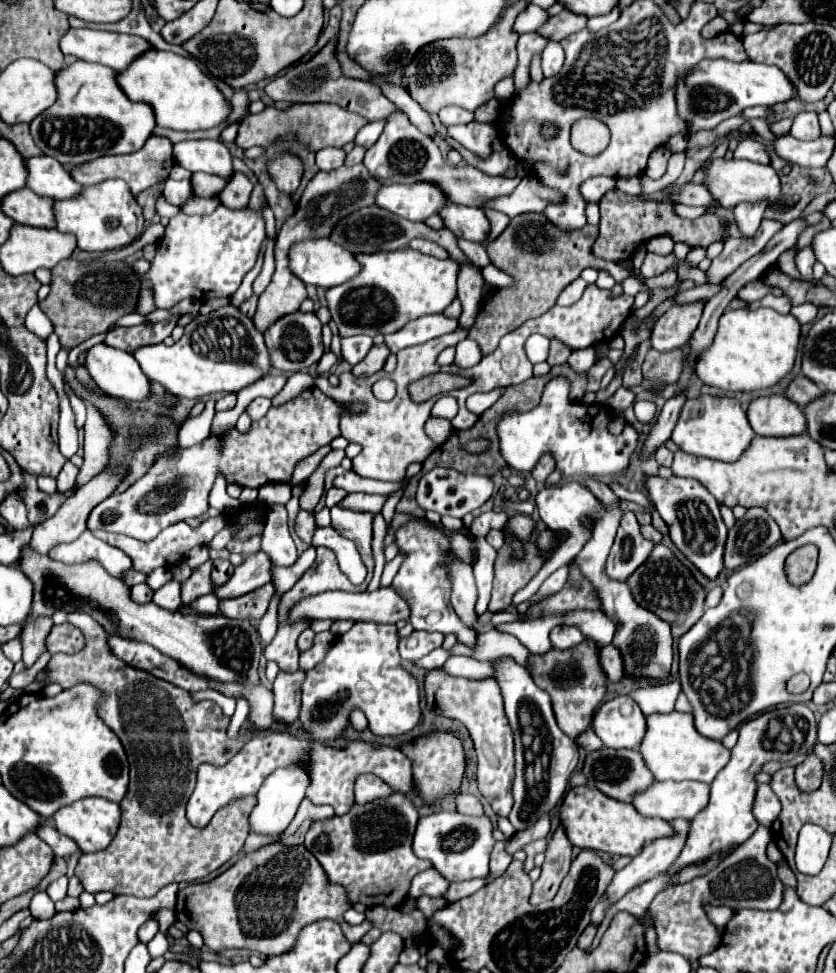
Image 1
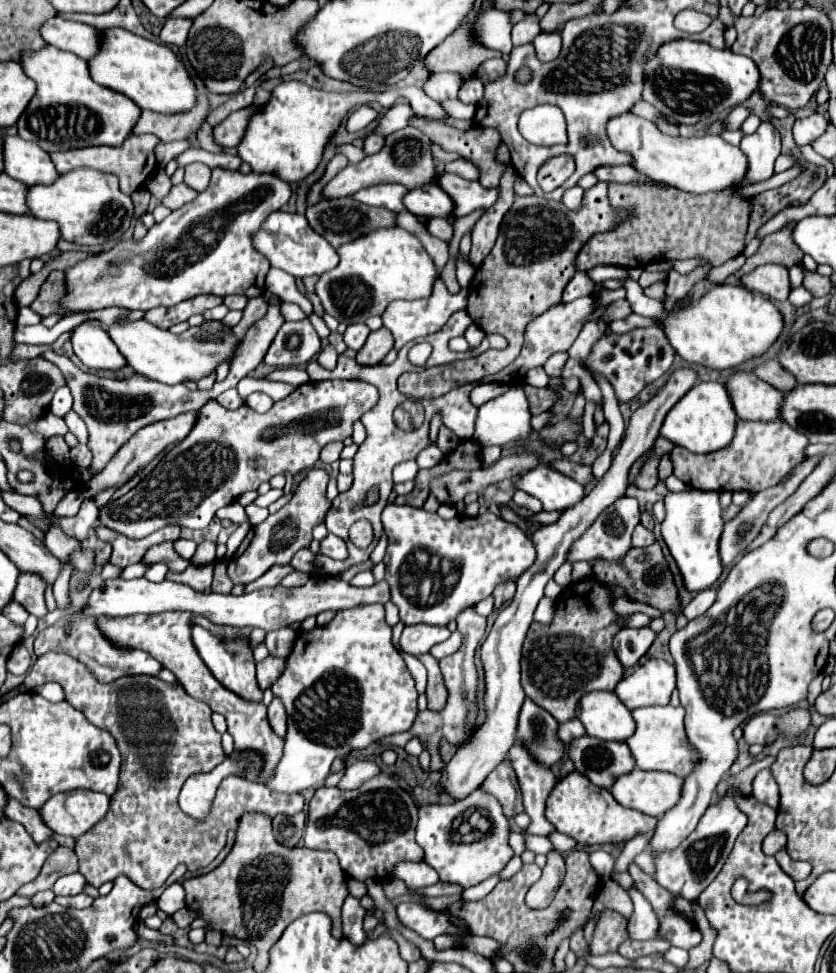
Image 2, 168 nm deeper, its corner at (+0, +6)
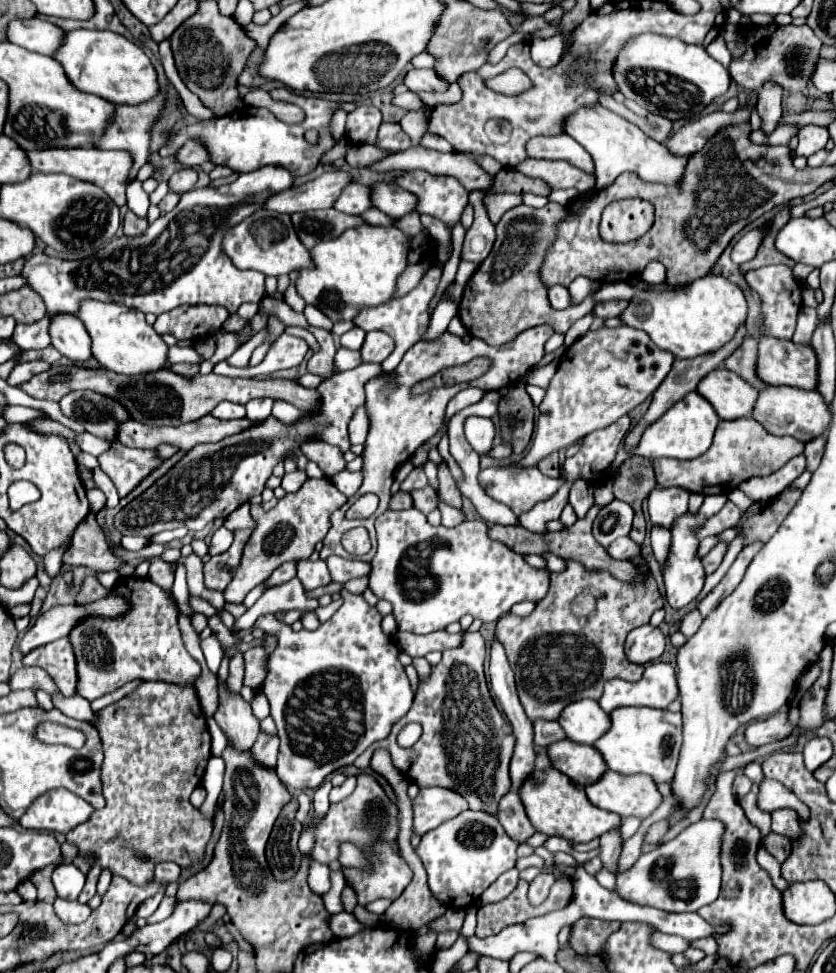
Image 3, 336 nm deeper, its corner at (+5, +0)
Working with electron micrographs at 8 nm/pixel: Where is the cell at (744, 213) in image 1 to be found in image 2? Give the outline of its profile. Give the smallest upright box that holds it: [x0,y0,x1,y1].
[741,119,781,183]

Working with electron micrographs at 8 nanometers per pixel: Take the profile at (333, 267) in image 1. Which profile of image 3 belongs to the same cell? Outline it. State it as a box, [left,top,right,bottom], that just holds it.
[224,211,314,277]

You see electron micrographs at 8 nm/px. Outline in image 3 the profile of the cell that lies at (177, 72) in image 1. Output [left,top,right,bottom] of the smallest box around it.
[54,31,160,105]

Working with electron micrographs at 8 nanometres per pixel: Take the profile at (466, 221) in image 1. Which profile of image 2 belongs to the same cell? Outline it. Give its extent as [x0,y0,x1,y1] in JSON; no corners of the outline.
[403,185,453,217]

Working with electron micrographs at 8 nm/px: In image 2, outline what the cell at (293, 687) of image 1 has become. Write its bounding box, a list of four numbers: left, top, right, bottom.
[267,697,285,739]

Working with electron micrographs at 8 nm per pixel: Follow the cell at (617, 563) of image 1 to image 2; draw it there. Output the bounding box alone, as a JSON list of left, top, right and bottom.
[593,497,639,561]

